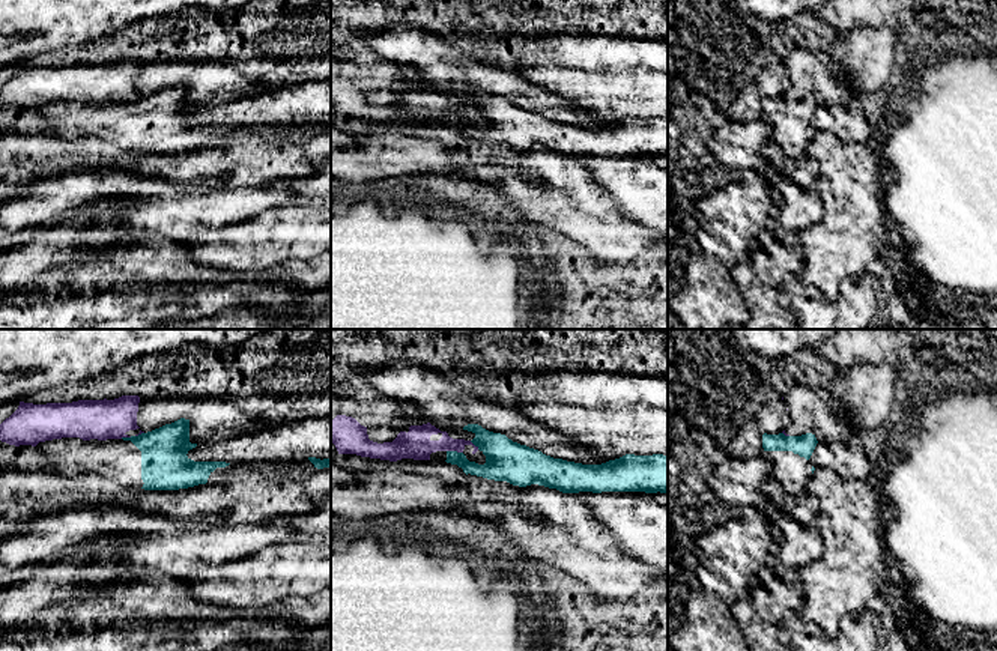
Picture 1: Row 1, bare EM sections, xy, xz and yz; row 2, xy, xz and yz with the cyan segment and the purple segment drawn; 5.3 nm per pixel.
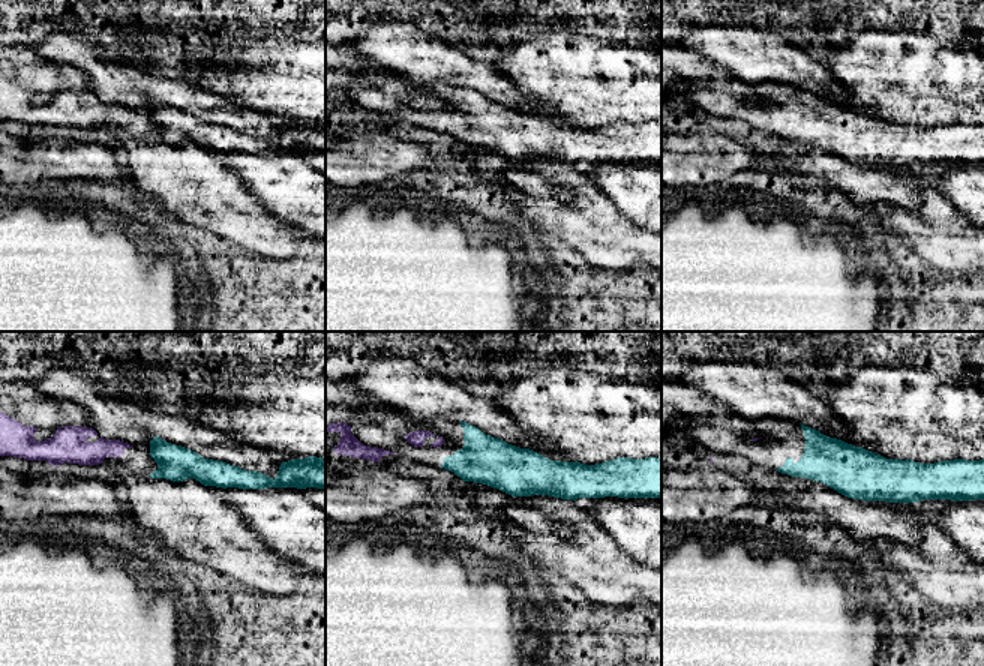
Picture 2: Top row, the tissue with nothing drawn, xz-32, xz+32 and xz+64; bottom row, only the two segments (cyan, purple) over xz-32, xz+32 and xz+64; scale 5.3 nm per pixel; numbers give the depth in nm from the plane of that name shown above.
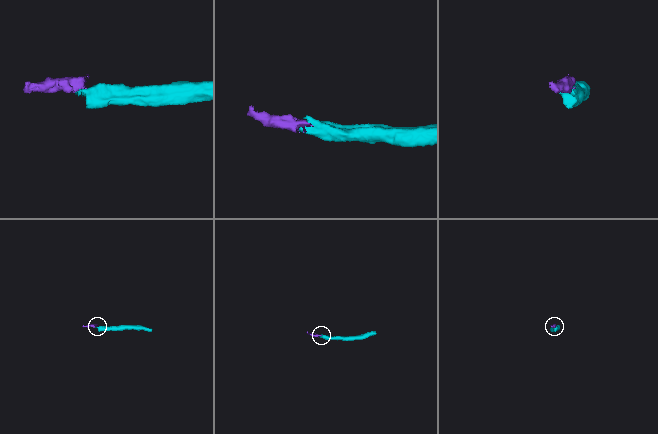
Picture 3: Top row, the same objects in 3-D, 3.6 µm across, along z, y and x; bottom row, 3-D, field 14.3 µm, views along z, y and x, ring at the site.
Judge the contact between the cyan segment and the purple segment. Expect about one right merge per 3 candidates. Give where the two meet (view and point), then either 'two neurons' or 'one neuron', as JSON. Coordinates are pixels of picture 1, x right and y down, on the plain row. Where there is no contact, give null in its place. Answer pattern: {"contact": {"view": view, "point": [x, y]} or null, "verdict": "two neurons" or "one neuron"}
{"contact": {"view": "xz", "point": [454, 115]}, "verdict": "two neurons"}

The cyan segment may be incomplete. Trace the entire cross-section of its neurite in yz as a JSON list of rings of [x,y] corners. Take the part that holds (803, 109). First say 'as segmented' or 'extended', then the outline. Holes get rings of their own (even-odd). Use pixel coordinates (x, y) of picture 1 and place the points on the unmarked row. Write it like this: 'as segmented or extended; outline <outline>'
extended; outline [[[762,98],[762,111],[771,126],[771,138],[791,158],[806,156],[806,146],[815,131],[809,122],[817,110],[815,98],[802,99]]]

